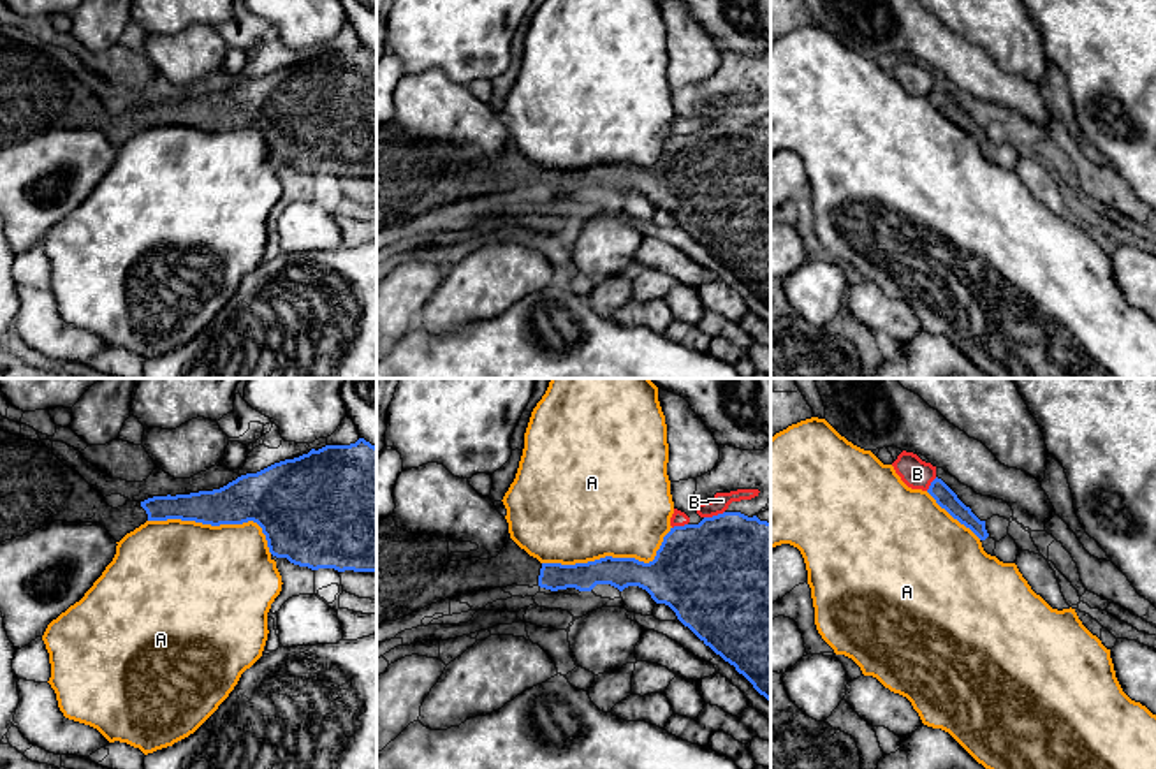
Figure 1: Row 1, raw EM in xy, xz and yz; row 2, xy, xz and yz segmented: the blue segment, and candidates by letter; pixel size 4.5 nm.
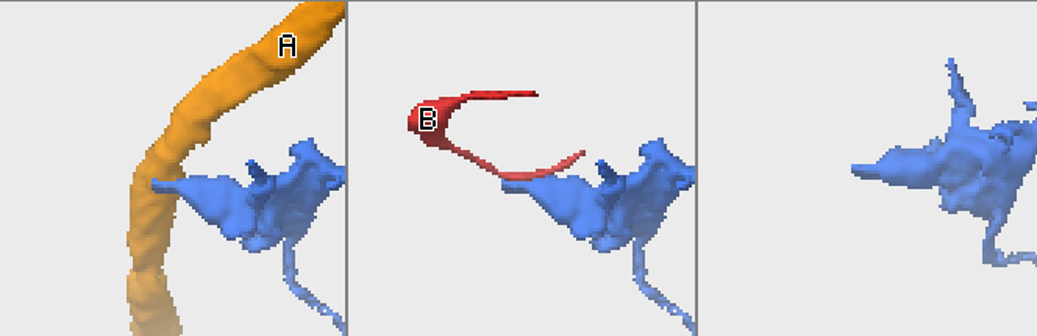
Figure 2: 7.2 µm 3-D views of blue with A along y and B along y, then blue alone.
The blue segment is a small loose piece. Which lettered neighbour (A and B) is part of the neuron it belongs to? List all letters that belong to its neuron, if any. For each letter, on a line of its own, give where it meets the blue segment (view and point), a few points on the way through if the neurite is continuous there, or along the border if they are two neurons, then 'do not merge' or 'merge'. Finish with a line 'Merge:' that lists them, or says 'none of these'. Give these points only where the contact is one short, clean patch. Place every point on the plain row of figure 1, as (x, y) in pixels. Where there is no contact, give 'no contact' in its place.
A: xz (613, 164) | do not merge
B: xz (713, 122) | do not merge
Merge: none of these

